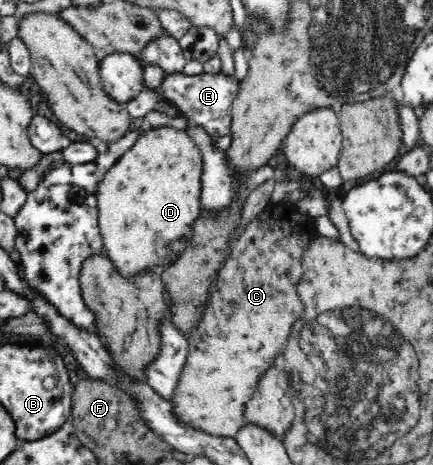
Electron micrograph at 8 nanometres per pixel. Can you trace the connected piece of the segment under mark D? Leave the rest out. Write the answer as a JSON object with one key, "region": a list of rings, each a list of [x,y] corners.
{"region":[[[170,125],[152,126],[142,130],[130,146],[103,175],[97,187],[97,222],[104,251],[114,266],[129,276],[142,270],[158,271],[167,260],[167,243],[186,233],[198,219],[202,158],[200,150],[185,130]]]}

